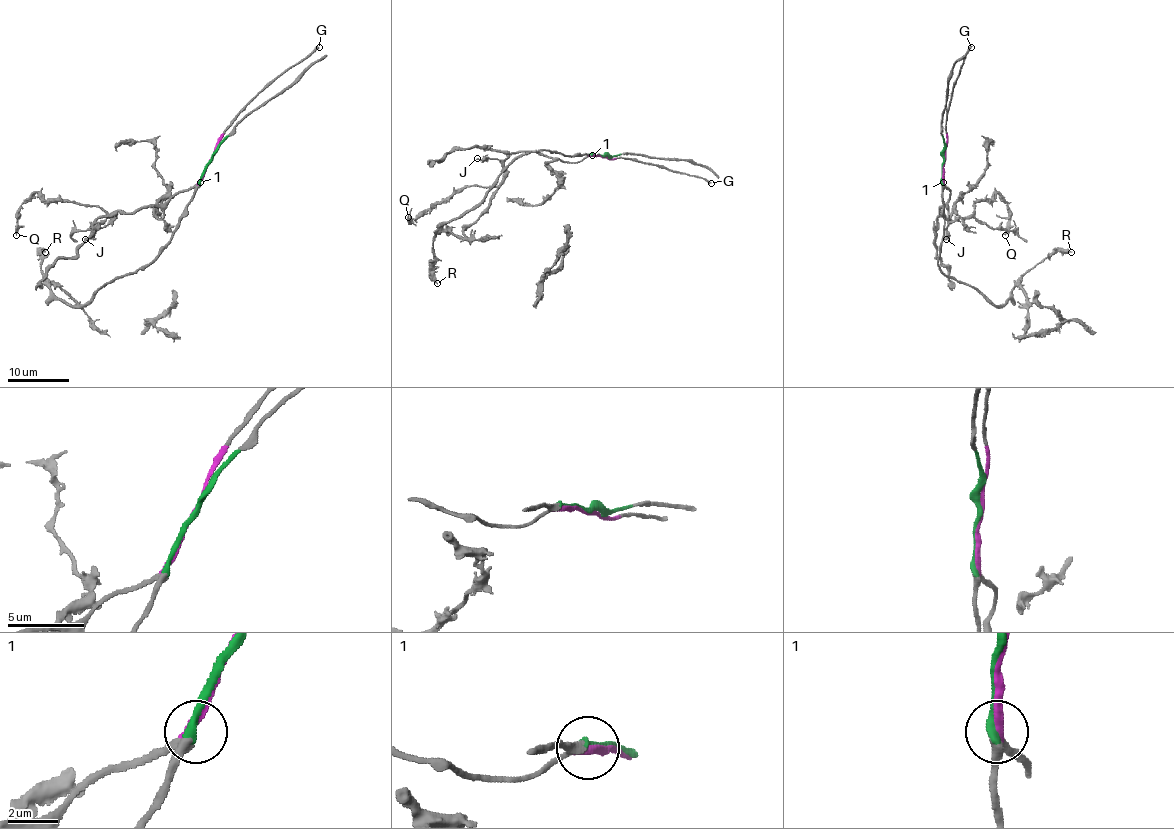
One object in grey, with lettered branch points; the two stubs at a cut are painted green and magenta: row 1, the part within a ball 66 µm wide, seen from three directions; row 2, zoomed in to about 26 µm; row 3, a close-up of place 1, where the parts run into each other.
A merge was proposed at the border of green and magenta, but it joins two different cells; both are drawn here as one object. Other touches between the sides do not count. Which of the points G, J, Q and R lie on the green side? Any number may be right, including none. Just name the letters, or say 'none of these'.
R

